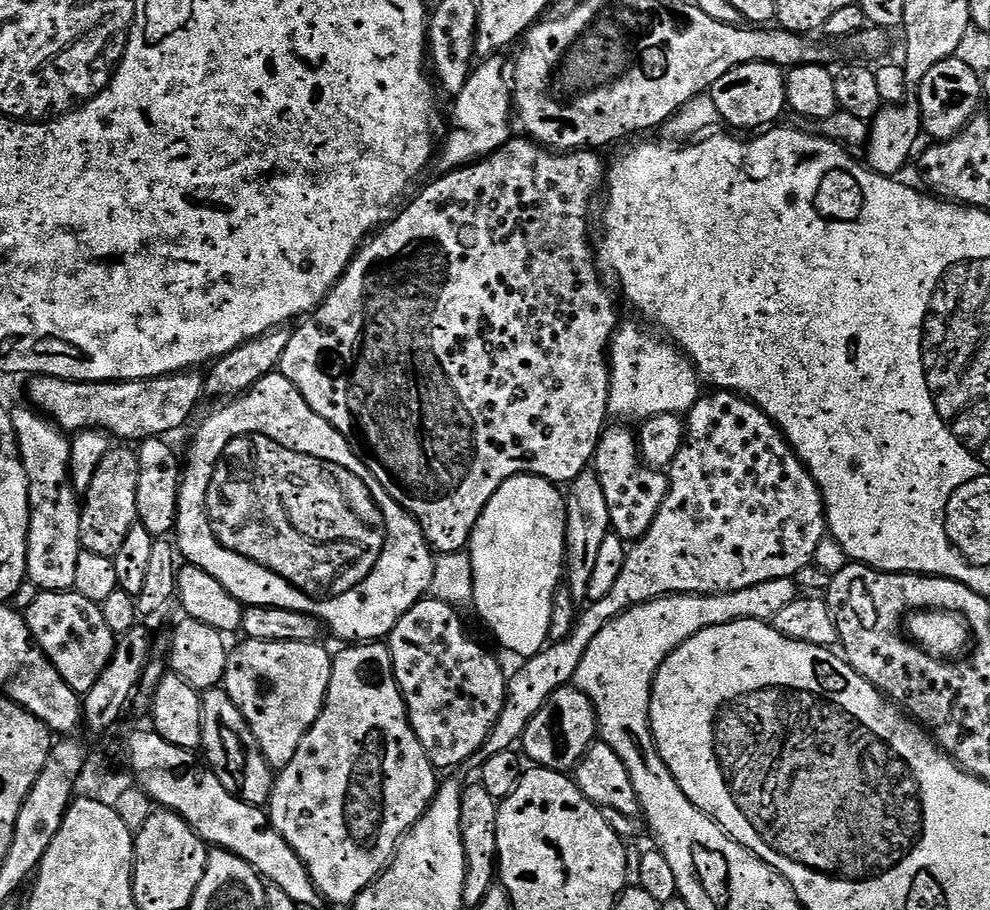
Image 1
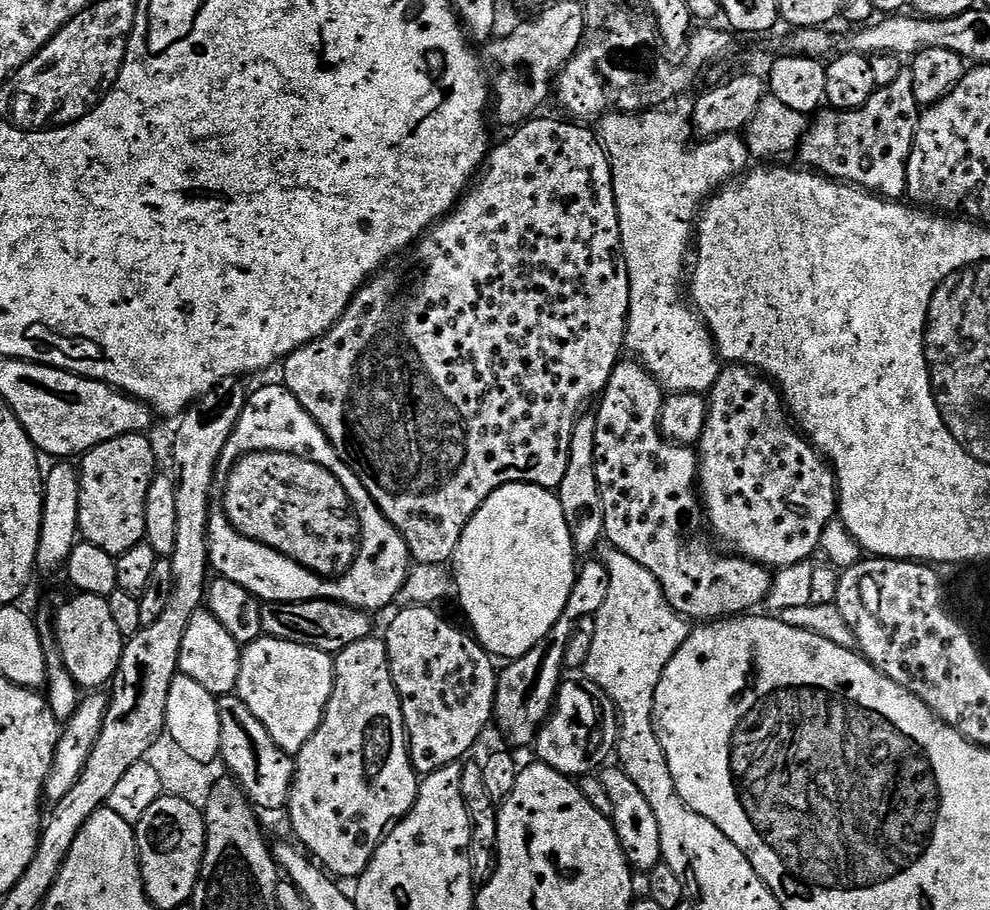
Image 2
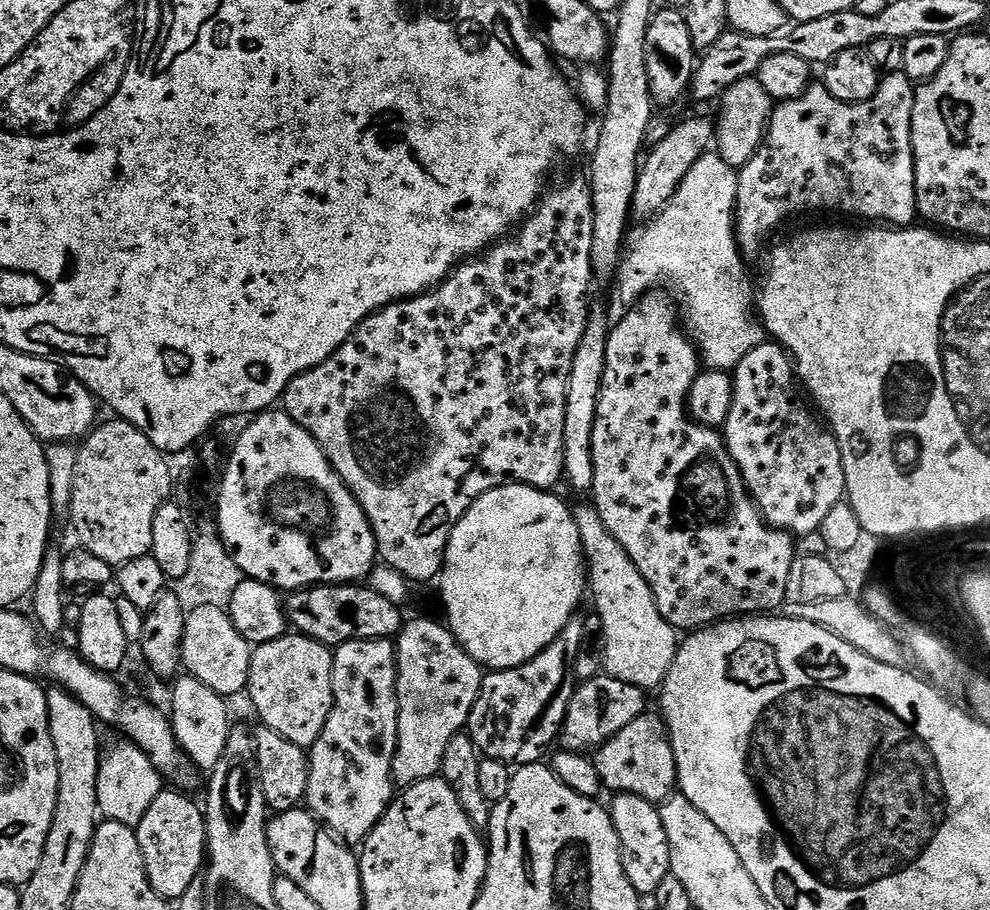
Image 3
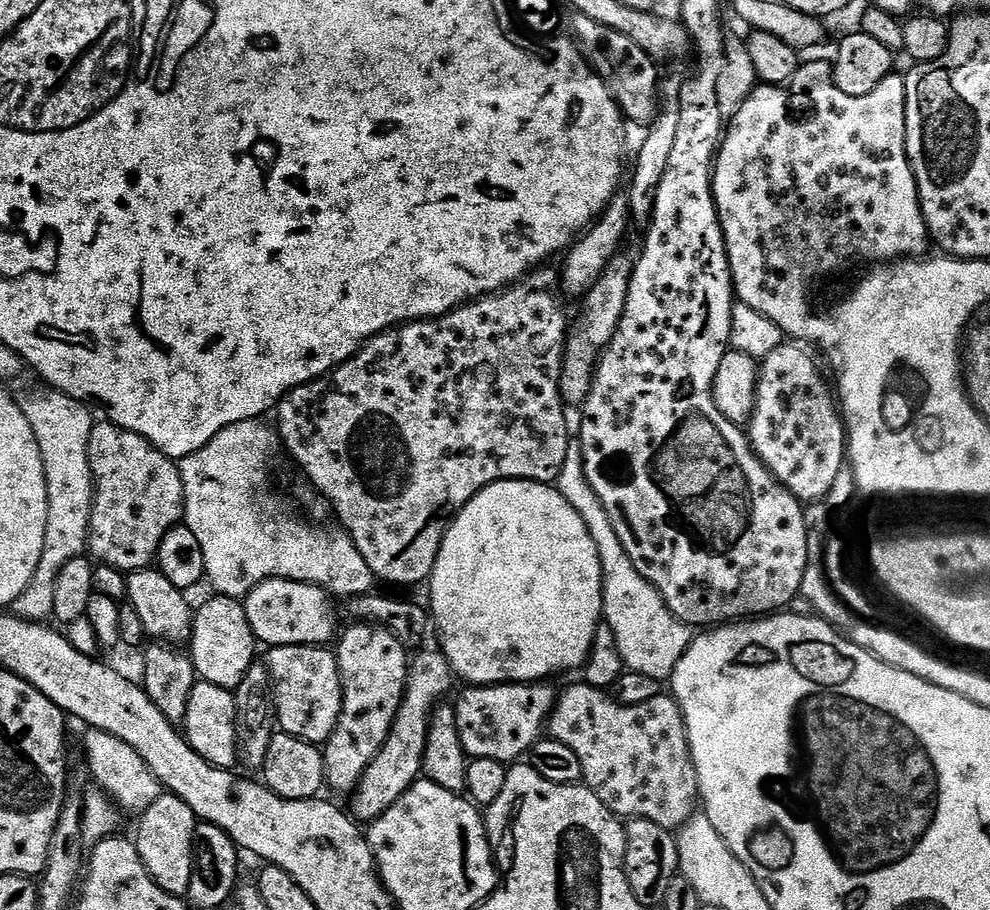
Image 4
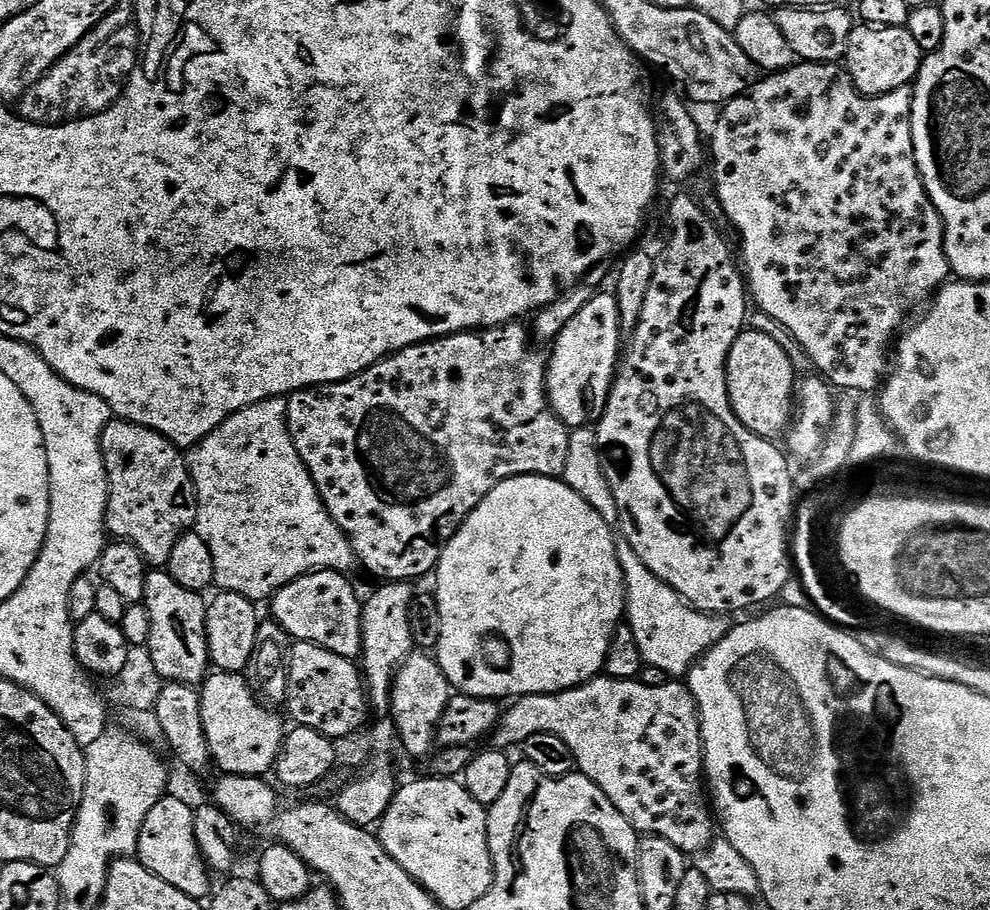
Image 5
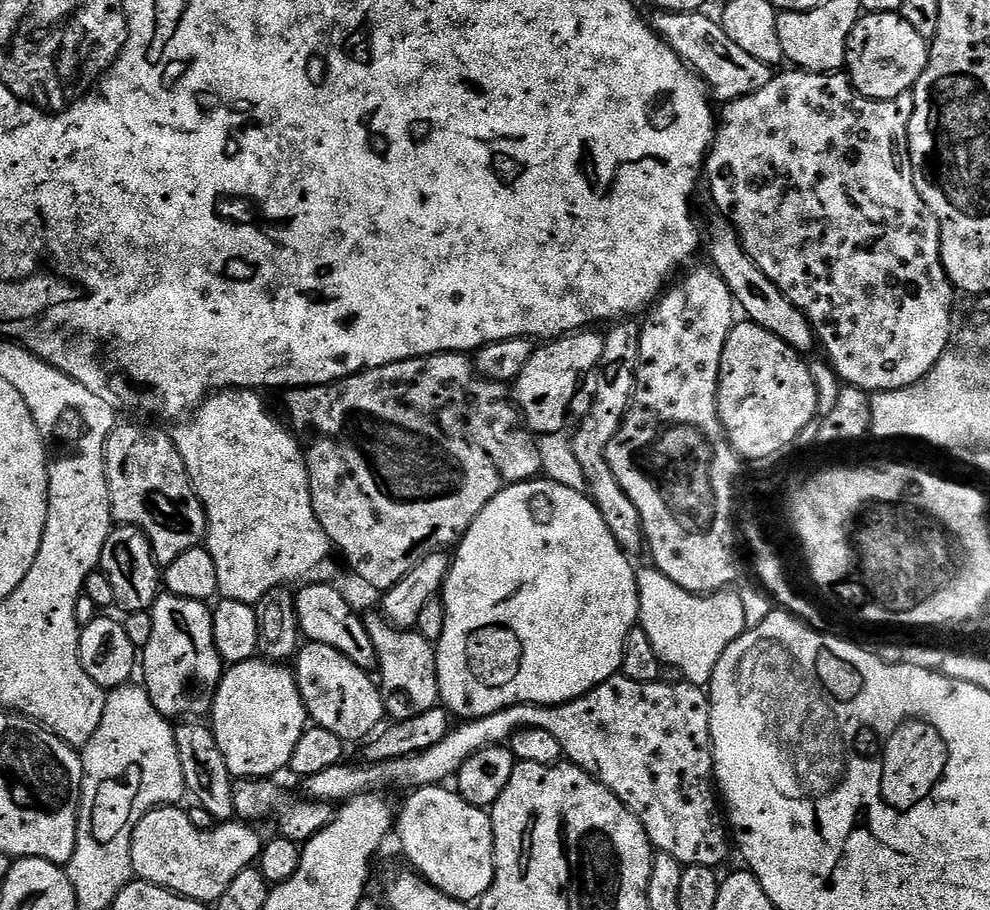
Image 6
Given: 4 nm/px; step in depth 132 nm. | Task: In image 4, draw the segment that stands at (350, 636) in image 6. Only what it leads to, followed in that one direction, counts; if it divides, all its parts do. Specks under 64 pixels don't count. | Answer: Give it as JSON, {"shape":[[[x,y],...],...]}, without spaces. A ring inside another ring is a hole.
{"shape":[[[267,580],[250,590],[243,597],[242,603],[250,622],[250,630],[261,645],[273,648],[303,644],[328,646],[337,639],[337,601],[317,584],[307,584],[301,580]]]}

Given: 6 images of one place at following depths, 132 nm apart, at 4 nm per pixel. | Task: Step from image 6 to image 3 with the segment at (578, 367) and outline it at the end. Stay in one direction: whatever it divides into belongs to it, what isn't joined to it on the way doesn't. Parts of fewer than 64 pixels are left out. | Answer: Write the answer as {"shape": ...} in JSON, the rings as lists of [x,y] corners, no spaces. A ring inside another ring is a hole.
{"shape":[[[692,116],[676,124],[643,157],[639,172],[636,173],[636,189],[632,199],[632,211],[638,217],[651,218],[659,214],[674,198],[678,186],[690,174],[699,160],[705,159],[707,148],[713,147],[716,125],[704,116]]]}

